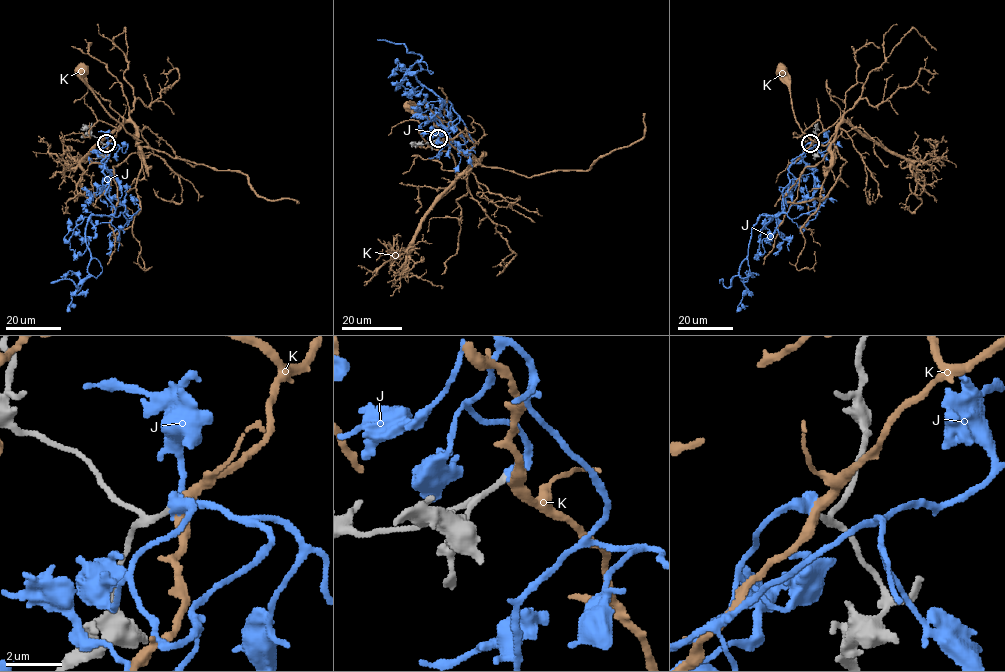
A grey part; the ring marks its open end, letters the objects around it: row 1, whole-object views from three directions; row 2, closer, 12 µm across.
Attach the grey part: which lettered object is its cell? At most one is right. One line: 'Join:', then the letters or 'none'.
Join: J

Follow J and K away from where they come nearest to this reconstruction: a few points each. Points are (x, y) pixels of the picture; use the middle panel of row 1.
J: (437, 138), (432, 118), (436, 108), (446, 108), (417, 80), (421, 57), (402, 43), (377, 39)
K: (438, 139), (448, 146), (458, 173), (471, 164), (468, 150), (475, 142), (449, 123), (425, 117), (410, 105)

